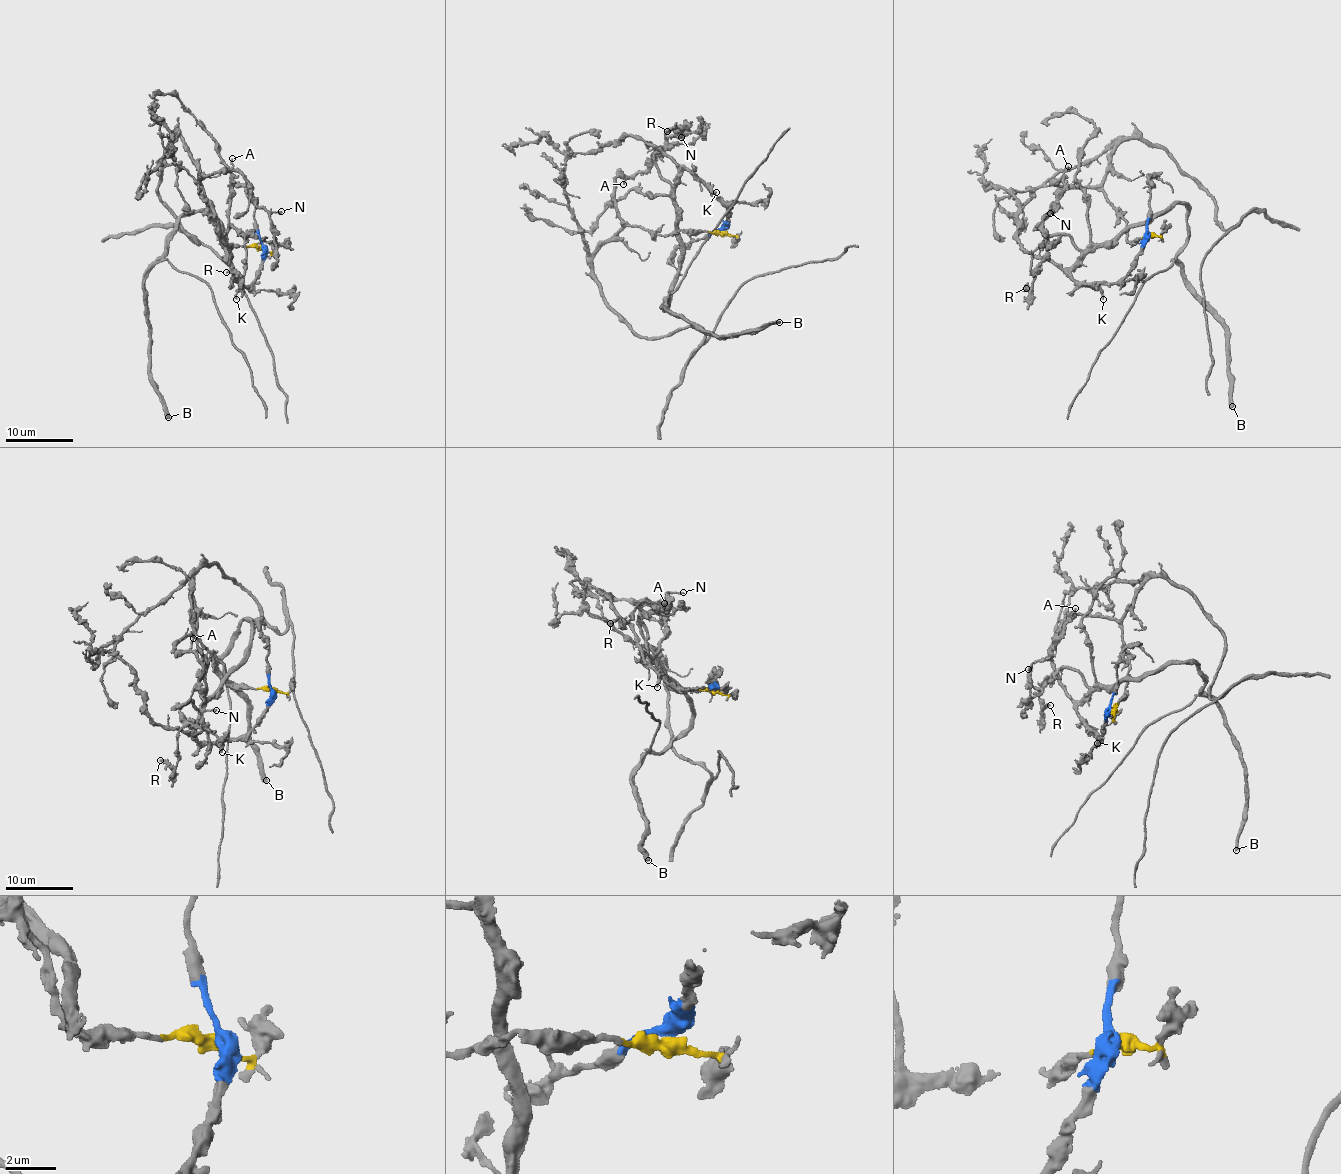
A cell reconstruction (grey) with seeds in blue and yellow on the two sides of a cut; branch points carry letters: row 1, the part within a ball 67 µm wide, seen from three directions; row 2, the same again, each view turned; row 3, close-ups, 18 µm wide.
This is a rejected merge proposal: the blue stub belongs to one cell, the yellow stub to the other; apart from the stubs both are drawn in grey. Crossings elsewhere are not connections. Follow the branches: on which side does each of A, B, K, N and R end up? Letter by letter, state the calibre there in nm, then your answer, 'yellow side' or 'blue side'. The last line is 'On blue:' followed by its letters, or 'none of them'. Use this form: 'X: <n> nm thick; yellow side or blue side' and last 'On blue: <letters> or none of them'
A: 190 nm thick; yellow side
B: 460 nm thick; blue side
K: 180 nm thick; blue side
N: 200 nm thick; yellow side
R: 260 nm thick; blue side
On blue: B, K, R

